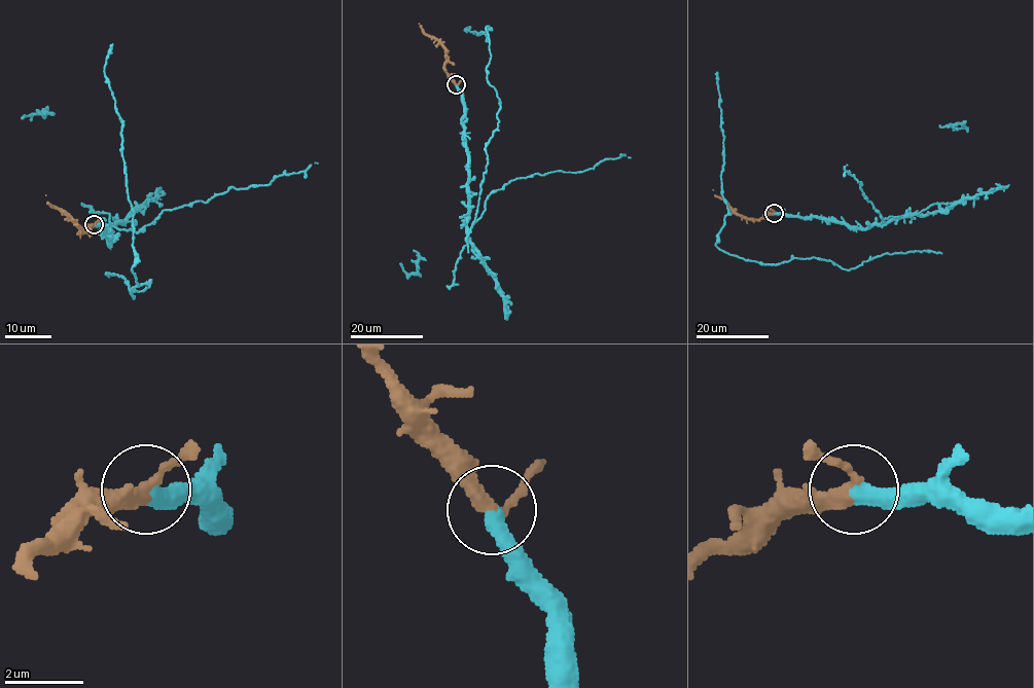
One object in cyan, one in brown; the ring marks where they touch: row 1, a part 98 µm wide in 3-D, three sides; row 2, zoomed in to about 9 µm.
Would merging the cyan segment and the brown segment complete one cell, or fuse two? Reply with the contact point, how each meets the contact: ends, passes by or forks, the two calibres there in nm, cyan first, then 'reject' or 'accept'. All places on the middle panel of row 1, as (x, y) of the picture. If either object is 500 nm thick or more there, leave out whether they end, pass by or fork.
(456, 84) | cyan ends | brown passes by | 440/320 nm | accept

